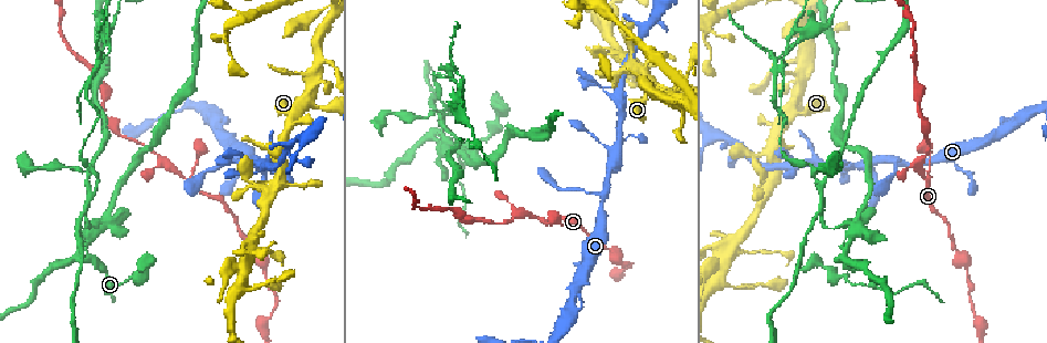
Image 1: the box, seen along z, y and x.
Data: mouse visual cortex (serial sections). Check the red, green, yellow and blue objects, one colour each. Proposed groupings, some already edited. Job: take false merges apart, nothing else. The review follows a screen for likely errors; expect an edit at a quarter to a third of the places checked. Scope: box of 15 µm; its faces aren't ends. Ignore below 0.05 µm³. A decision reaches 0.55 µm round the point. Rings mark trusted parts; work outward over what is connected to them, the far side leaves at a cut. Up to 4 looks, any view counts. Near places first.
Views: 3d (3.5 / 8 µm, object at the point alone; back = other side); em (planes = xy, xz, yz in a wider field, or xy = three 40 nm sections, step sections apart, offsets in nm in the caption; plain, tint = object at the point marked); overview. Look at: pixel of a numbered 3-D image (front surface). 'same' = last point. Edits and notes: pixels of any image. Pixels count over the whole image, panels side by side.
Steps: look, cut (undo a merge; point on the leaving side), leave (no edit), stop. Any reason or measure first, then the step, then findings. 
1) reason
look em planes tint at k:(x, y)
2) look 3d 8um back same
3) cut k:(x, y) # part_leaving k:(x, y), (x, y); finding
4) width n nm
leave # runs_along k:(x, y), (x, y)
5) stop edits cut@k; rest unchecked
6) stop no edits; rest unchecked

three-way junction
look 3d 3.5um at 1:(926, 180)

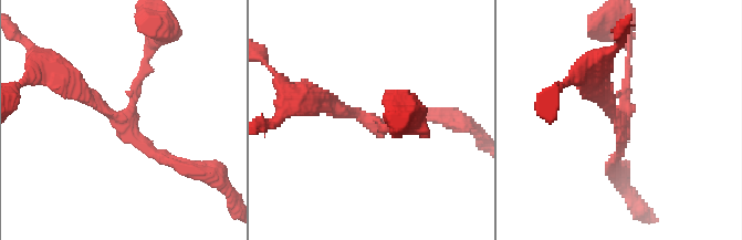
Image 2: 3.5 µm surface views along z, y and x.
arms 3; arm_widths 100, 150, 200 nm
look em xy step 5 tint at 2:(129, 126)

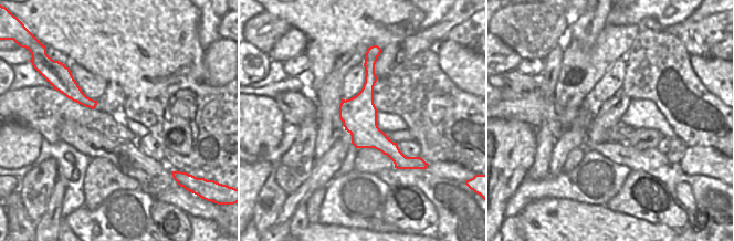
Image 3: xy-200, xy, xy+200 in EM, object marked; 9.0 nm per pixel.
leave # runs_along 3:(371, 63), (367, 127), (399, 165); one cell here

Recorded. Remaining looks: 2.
look 3d 3.5um at 1:(900, 164)

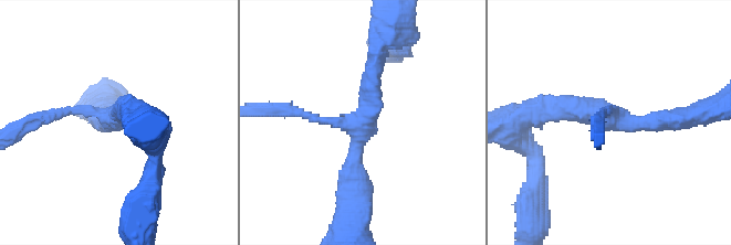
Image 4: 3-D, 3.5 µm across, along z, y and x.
arms 3; arm_widths 150, 300, 300 nm
look em xy step 2 tint at 4:(619, 116)

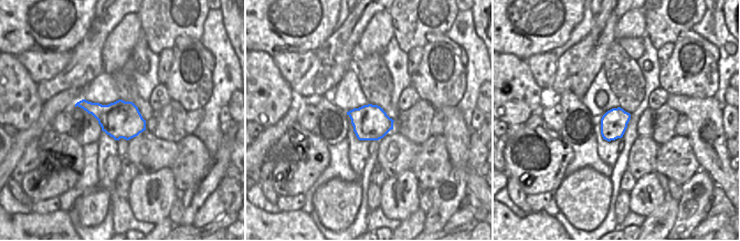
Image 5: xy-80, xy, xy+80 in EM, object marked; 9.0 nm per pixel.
leave # runs_along 4:(352, 203), (352, 158), (376, 62); one cell here

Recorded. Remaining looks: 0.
stop no edits; rest unchecked

